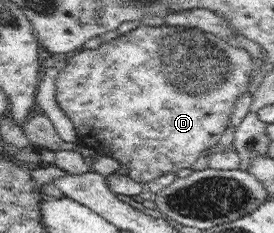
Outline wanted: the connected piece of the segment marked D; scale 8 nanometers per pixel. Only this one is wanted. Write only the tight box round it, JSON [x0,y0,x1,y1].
[56,24,256,187]

